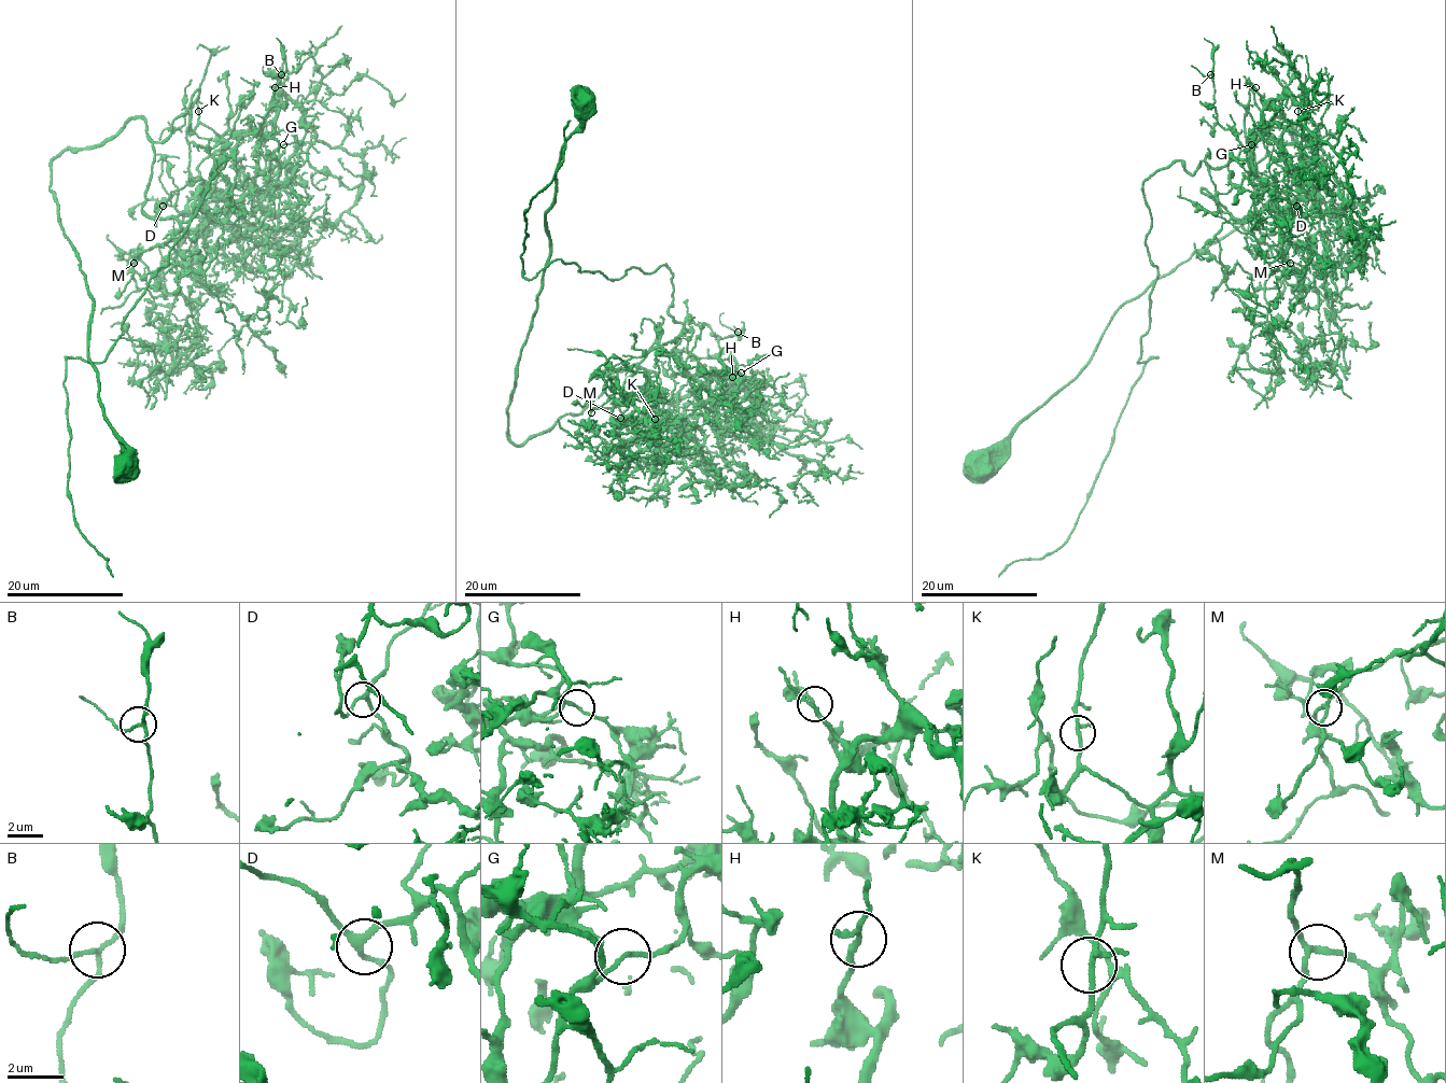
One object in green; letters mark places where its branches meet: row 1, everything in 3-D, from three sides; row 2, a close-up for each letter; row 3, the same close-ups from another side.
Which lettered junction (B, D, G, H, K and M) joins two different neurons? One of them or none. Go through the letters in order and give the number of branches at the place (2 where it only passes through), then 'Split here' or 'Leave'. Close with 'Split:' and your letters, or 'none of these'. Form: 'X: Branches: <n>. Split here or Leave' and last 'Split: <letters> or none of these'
B: Branches: 3. Leave
D: Branches: 3. Leave
G: Branches: 3. Split here
H: Branches: 3. Leave
K: Branches: 3. Leave
M: Branches: 3. Leave
Split: G

